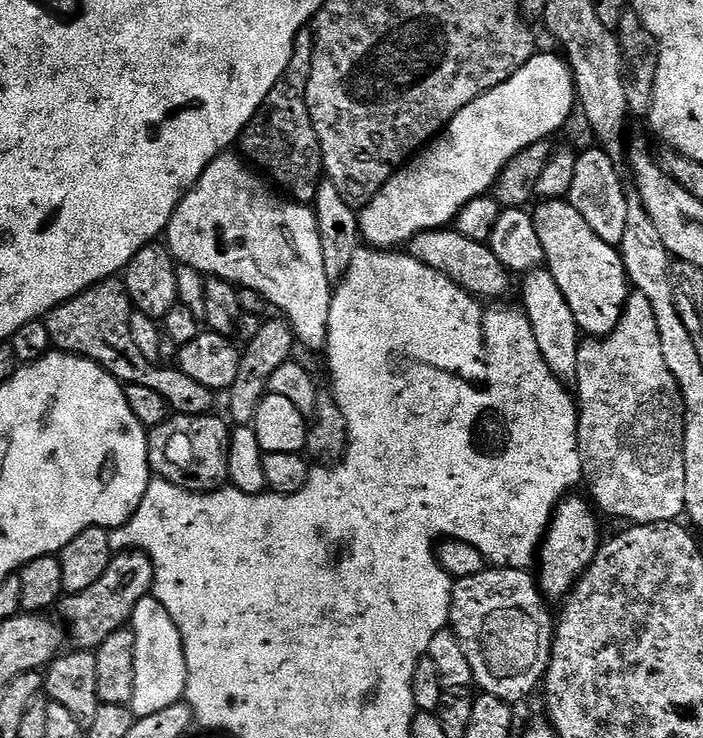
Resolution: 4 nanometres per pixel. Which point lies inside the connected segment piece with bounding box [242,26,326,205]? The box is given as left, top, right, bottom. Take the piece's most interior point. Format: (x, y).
(282, 133)

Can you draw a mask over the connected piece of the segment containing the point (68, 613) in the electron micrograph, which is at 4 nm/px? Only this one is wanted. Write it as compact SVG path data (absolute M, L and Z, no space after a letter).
M143 550L117 552L113 555L110 566L106 566L106 574L81 592L65 595L58 605L67 635L77 649L95 650L99 648L110 634L125 627L131 621L134 610L142 598L153 591L156 583L156 567L152 565L152 557Z

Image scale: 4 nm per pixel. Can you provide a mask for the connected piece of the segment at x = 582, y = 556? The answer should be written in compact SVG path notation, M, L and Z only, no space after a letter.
M580 494L569 495L557 509L538 553L542 588L549 597L567 597L576 582L591 567L592 561L595 560L597 552L602 547L599 518L596 517L595 510L582 497L576 495Z

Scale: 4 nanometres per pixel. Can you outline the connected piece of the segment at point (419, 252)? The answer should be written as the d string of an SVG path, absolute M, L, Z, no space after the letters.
M445 226L420 233L411 241L410 255L439 268L441 272L448 273L456 283L464 285L477 297L500 298L511 286L512 280L508 277L509 269L501 253L497 249L495 252L490 245L491 243L482 240L468 238L466 234L456 231L455 227Z

